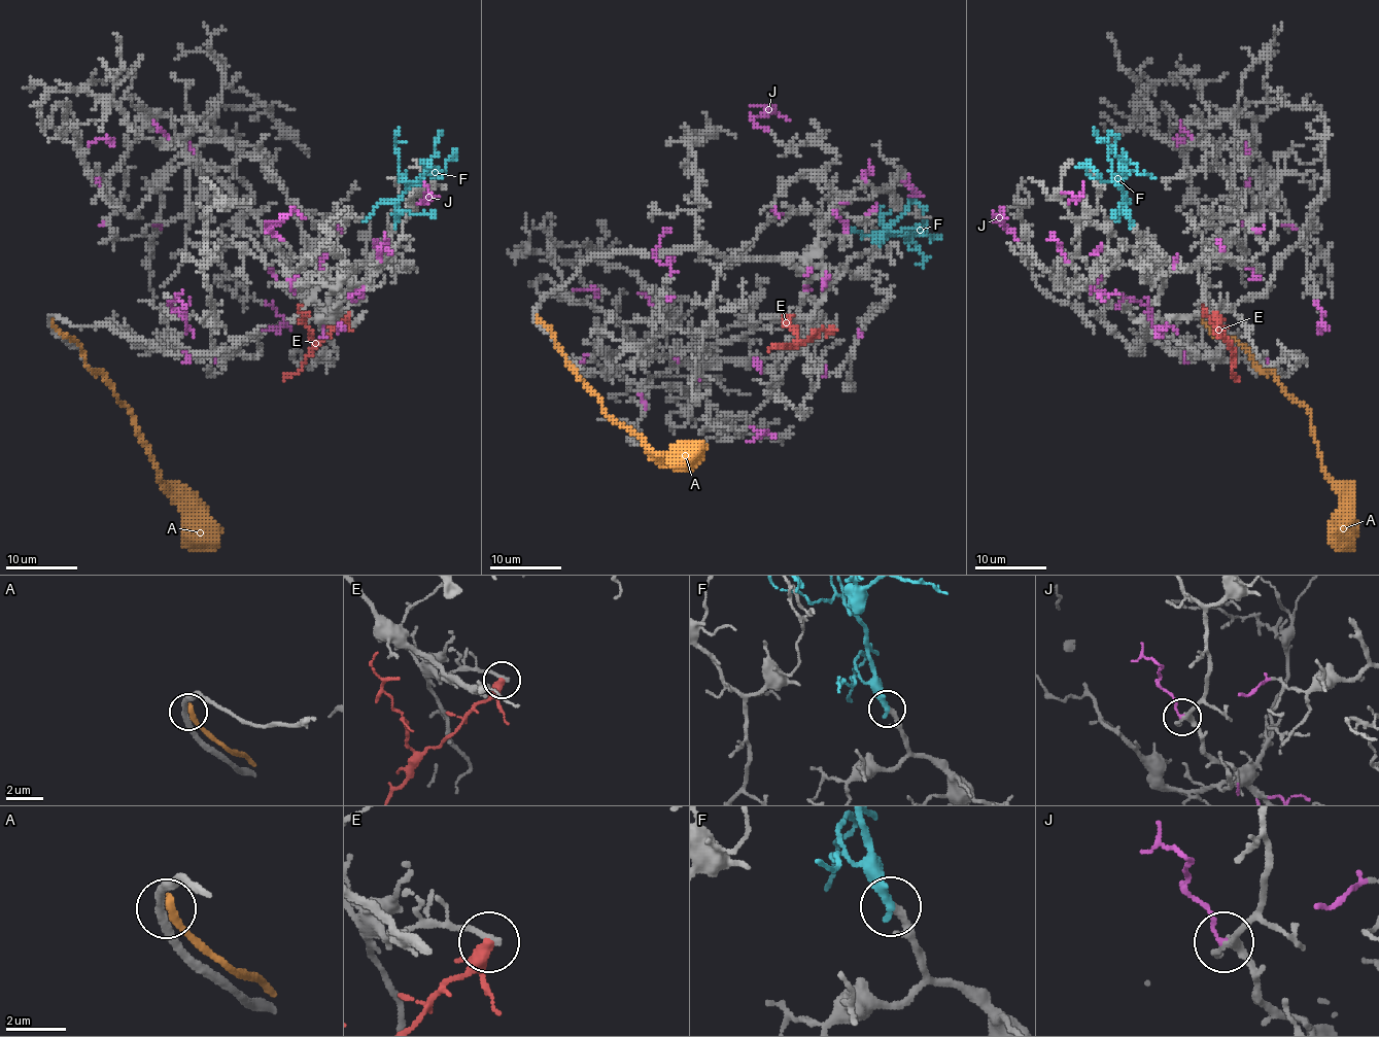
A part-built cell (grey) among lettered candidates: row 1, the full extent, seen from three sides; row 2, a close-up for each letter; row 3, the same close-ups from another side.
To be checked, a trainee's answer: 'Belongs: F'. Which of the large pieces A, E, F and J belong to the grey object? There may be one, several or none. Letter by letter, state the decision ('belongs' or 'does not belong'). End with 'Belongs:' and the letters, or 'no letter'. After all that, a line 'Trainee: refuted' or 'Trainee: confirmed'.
A: does not belong
E: does not belong
F: belongs
J: does not belong
Belongs: F
Trainee: confirmed

